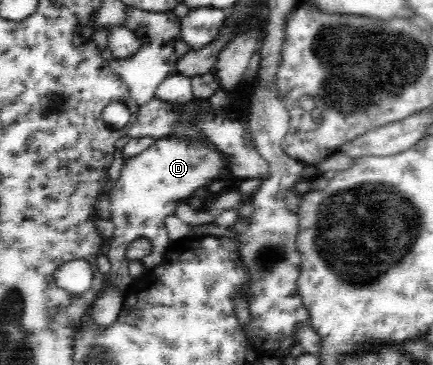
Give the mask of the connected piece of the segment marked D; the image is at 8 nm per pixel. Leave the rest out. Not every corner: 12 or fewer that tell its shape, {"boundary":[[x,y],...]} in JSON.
{"boundary":[[177,135],[129,158],[107,194],[114,234],[101,252],[122,292],[128,245],[150,239],[147,268],[169,245],[164,220],[228,169]]}

